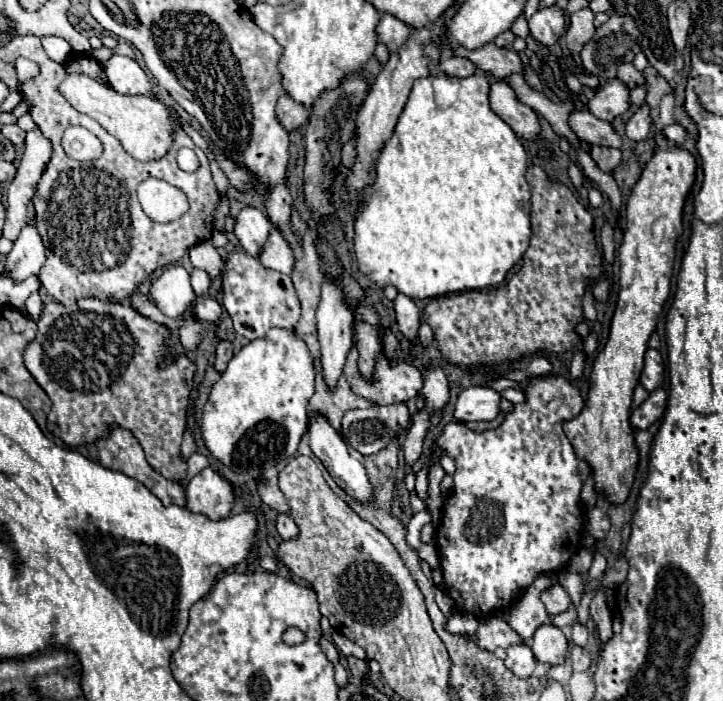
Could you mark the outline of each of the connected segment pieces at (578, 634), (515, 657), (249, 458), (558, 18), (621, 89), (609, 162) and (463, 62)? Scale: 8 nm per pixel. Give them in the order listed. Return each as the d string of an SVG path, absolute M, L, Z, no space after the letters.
M573 624L573 630L571 630L571 638L573 638L573 642L577 644L577 646L585 646L587 644L587 628L585 626L581 626L581 624Z
M515 644L511 648L507 648L507 658L505 658L505 664L511 672L515 672L515 676L533 676L533 670L537 666L535 658L533 658L533 652L527 644Z
M273 328L269 330L267 338L249 342L231 358L227 370L213 384L203 406L199 428L205 448L213 454L213 458L237 474L247 470L269 470L289 460L297 452L299 440L307 430L307 402L313 396L313 378L311 354L295 332Z
M545 8L545 10L537 10L531 18L529 18L529 30L531 36L543 44L543 46L553 46L555 42L559 42L563 30L565 30L565 14L557 8Z
M617 78L613 82L603 84L597 94L587 102L587 110L605 122L613 122L613 118L621 116L629 108L629 90Z
M591 146L591 158L603 172L613 172L622 161L620 149L607 146Z
M445 56L441 60L441 70L447 76L467 78L467 76L475 74L475 64L471 60L467 60L467 58L461 58L461 56Z

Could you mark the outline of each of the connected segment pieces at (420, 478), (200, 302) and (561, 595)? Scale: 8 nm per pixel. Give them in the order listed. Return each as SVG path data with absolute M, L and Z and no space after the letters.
M423 466L417 474L417 484L415 484L415 492L421 500L427 500L429 494L427 494L427 466Z
M197 296L193 304L193 312L197 314L197 318L207 322L217 322L221 318L221 306L211 296Z
M553 584L551 588L543 590L541 592L541 602L545 604L545 610L551 616L561 614L571 606L571 598L569 598L569 594L565 592L565 588L561 584Z

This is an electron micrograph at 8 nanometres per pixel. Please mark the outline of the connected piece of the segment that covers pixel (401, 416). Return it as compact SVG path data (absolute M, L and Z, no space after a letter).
M405 404L371 406L367 410L345 412L341 422L341 438L363 456L375 454L397 438L397 426L409 428L409 410Z

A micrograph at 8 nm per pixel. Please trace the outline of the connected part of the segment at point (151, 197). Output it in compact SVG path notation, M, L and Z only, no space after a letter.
M157 178L141 182L137 188L137 196L143 212L155 222L173 222L189 210L185 192Z

